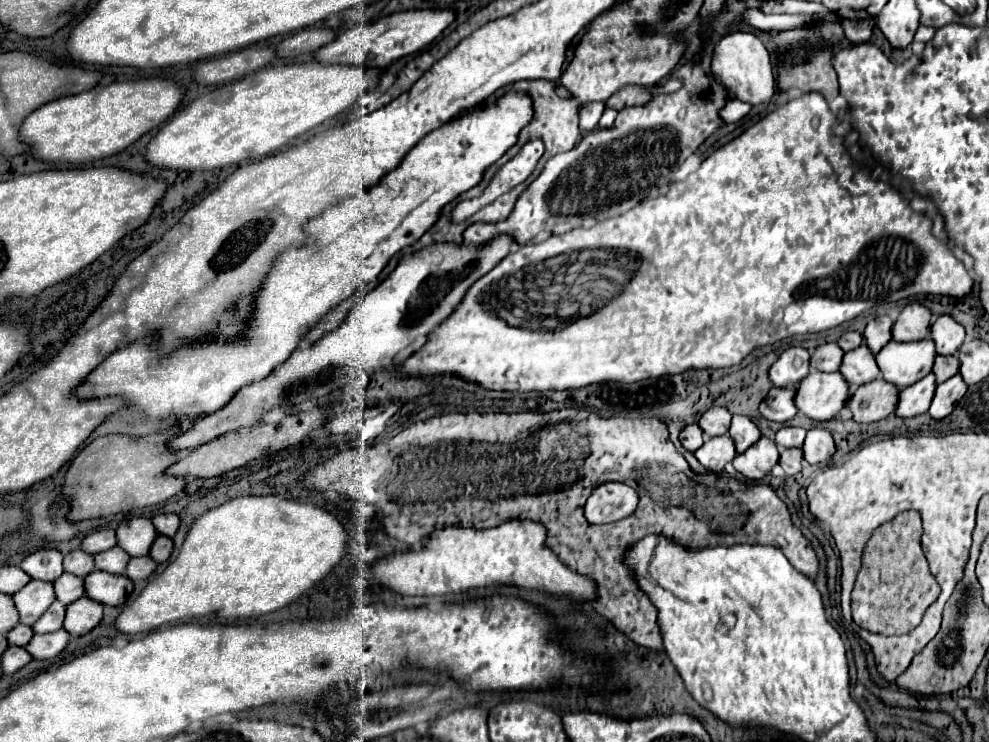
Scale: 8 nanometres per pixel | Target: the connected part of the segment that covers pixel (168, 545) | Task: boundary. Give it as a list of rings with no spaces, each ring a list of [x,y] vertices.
[[[158,535],[156,541],[152,543],[148,555],[150,555],[156,563],[164,563],[164,561],[168,561],[170,553],[172,553],[172,539],[170,539],[170,537],[164,537],[164,535]]]

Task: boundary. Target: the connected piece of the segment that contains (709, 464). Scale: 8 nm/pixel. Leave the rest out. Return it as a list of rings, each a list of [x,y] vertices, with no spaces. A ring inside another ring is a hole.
[[[730,435],[708,439],[696,453],[696,459],[712,473],[722,473],[724,465],[736,457],[736,449]]]

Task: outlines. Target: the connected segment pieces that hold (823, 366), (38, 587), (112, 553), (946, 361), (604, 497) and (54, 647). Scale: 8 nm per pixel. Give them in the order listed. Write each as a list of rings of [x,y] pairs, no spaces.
[[[824,343],[816,347],[814,355],[810,357],[810,365],[818,371],[838,371],[842,357],[844,357],[844,351],[836,343]]]
[[[30,581],[18,593],[14,593],[12,599],[20,613],[20,621],[24,625],[34,625],[38,621],[38,617],[52,605],[52,601],[56,597],[54,597],[52,583]]]
[[[118,545],[94,555],[96,567],[108,567],[108,569],[100,569],[100,571],[110,571],[114,575],[122,575],[126,571],[128,561],[130,561],[130,555],[124,549],[120,549]]]
[[[936,355],[936,363],[932,367],[932,373],[936,375],[936,383],[942,383],[942,381],[950,379],[952,375],[956,375],[958,367],[960,367],[958,355],[948,355],[948,357]]]
[[[618,481],[598,485],[586,501],[586,519],[590,523],[614,523],[632,515],[638,507],[638,493]]]
[[[60,629],[46,635],[34,635],[26,645],[26,649],[34,659],[52,659],[66,647],[66,643],[68,643],[68,633]]]

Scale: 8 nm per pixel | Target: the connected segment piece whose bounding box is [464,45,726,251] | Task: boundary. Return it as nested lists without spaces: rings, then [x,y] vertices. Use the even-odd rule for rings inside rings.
[[[708,45],[702,51],[704,59],[698,67],[692,67],[690,63],[686,63],[684,67],[676,69],[674,77],[684,79],[684,87],[680,91],[658,95],[648,105],[642,105],[642,107],[622,109],[610,129],[596,129],[596,131],[584,135],[582,141],[572,151],[552,157],[546,163],[544,171],[538,175],[538,179],[534,179],[518,195],[516,207],[512,209],[512,215],[508,215],[508,219],[504,219],[500,223],[490,223],[490,227],[486,227],[486,223],[472,223],[464,231],[464,241],[468,245],[482,245],[500,233],[510,233],[510,235],[514,235],[515,239],[512,251],[516,251],[520,245],[526,245],[525,243],[528,243],[530,239],[534,239],[538,233],[543,232],[543,241],[546,241],[552,235],[564,235],[564,233],[570,233],[572,229],[590,229],[596,225],[597,221],[616,217],[622,211],[636,207],[644,199],[664,195],[664,191],[668,191],[668,187],[672,183],[670,179],[676,173],[676,169],[680,167],[680,163],[684,163],[684,159],[688,155],[692,155],[698,149],[698,145],[722,125],[718,111],[720,111],[720,107],[724,107],[726,89],[722,85],[718,85],[710,73],[712,49],[714,49],[714,45]]]

